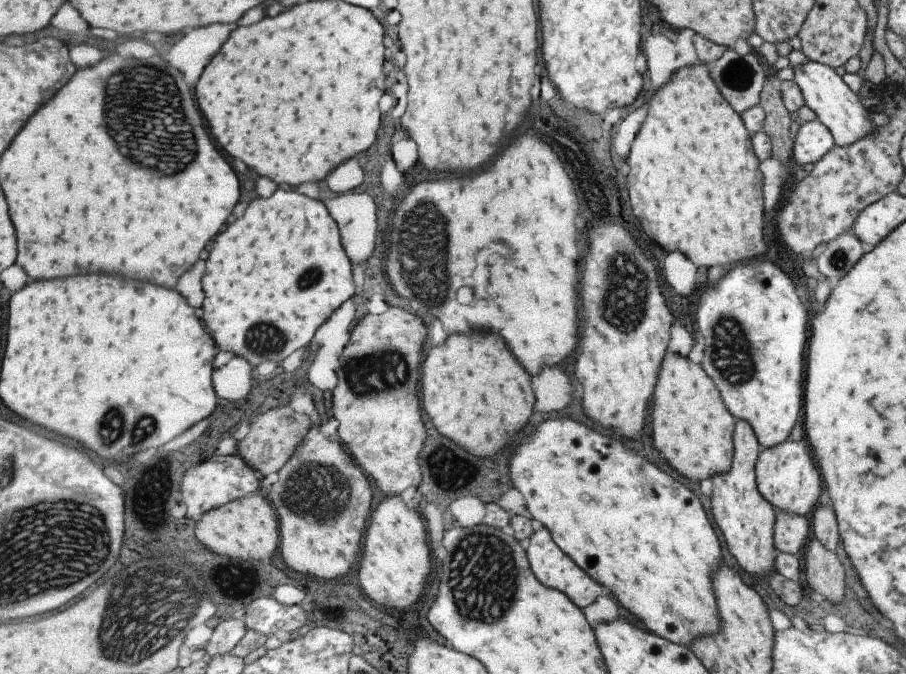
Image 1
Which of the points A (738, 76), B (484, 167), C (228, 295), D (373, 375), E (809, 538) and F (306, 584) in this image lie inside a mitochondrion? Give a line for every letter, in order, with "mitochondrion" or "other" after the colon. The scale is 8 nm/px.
A: mitochondrion
B: other
C: other
D: mitochondrion
E: other
F: other

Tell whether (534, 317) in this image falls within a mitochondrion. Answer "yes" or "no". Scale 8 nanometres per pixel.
no

